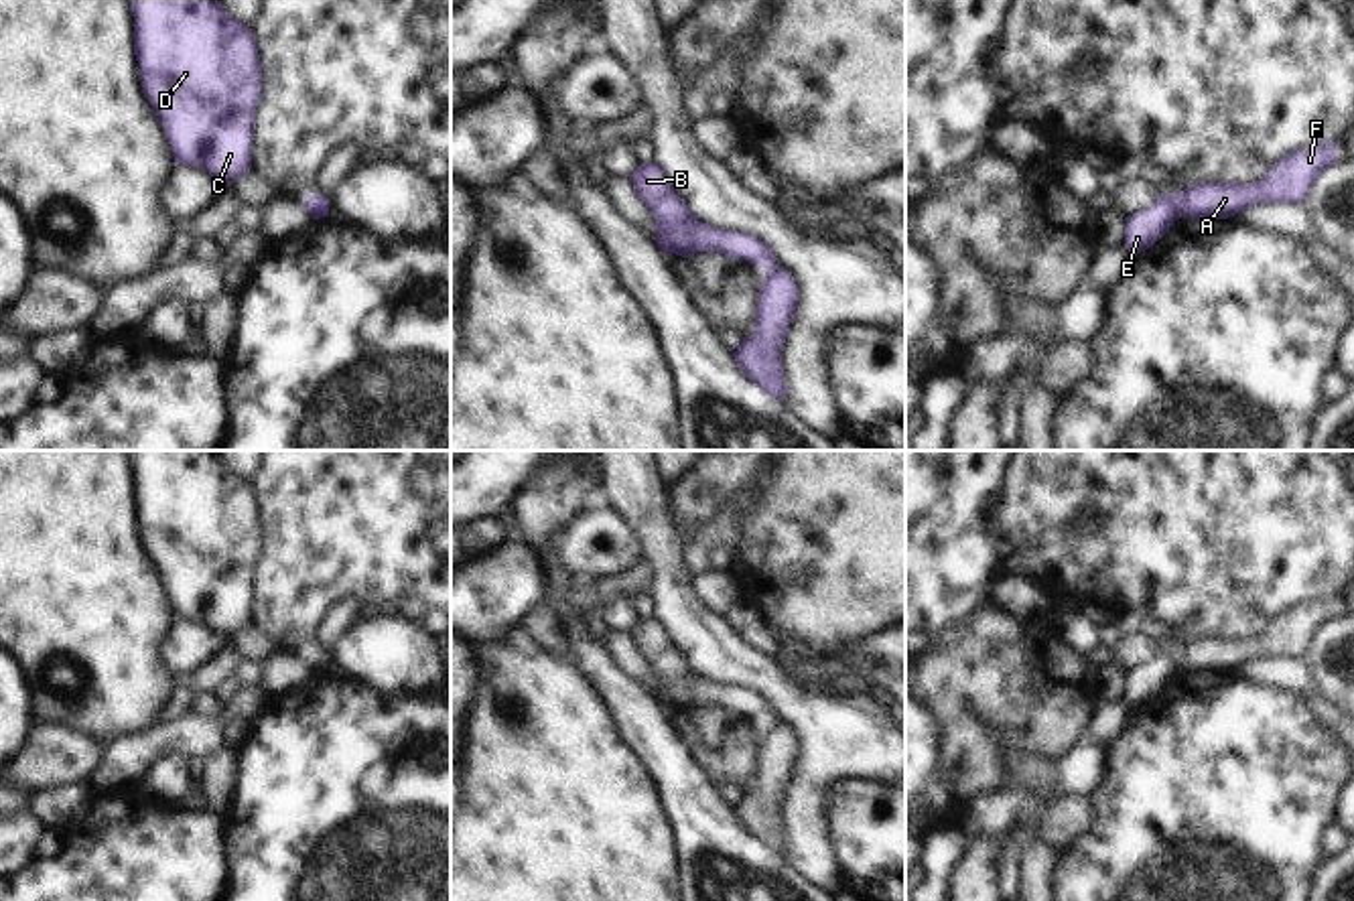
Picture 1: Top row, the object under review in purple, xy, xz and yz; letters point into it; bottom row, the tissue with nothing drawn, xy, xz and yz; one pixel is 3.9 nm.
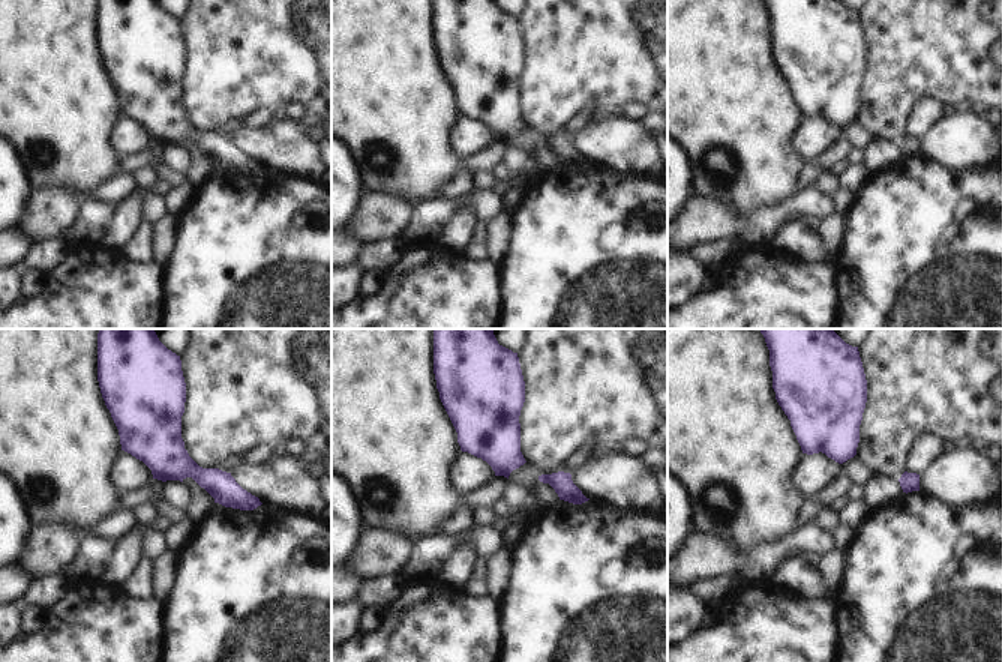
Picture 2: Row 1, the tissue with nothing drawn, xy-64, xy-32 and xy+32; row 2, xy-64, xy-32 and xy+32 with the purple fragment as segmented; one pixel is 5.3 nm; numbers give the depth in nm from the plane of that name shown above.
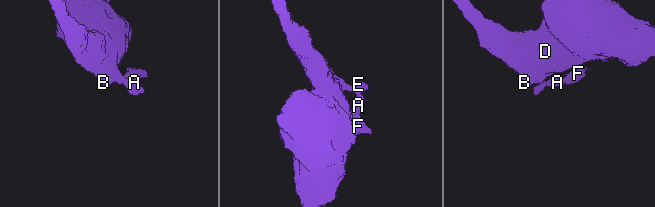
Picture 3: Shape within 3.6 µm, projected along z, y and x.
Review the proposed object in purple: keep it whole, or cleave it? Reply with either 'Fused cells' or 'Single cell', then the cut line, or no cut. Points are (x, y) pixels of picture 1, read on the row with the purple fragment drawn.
Fused cells. Split along yz (1174, 195), (1180, 216)

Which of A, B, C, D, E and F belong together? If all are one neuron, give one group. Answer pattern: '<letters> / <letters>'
A F / B C D E

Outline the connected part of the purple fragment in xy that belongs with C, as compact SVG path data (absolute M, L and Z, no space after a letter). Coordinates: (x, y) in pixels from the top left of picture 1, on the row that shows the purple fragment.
M130 0L134 55L175 162L201 166L227 187L252 170L254 116L262 97L262 67L250 24L229 16L219 0Z

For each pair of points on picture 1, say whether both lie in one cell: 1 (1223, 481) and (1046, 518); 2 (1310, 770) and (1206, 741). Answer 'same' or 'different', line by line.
1: same
2: same

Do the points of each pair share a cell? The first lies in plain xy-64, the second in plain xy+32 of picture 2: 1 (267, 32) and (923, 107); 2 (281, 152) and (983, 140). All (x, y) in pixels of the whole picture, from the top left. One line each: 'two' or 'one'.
1: two
2: one

